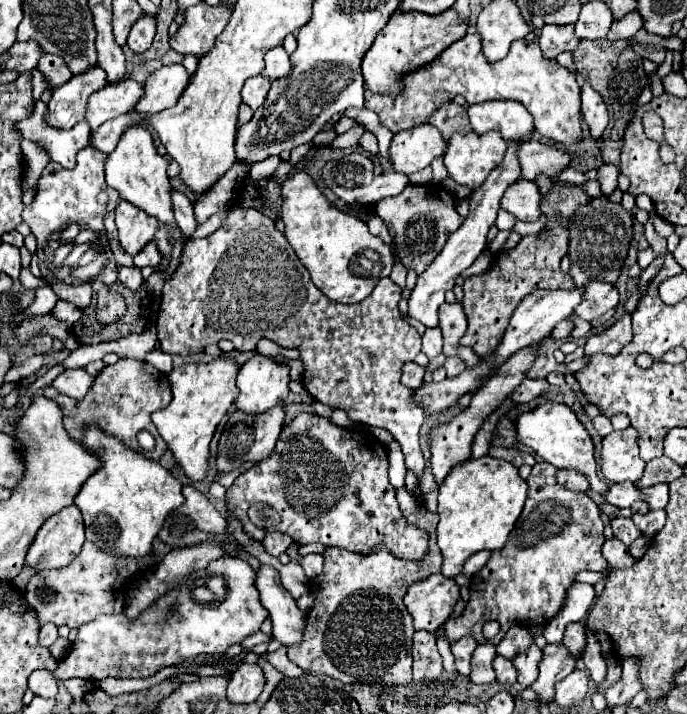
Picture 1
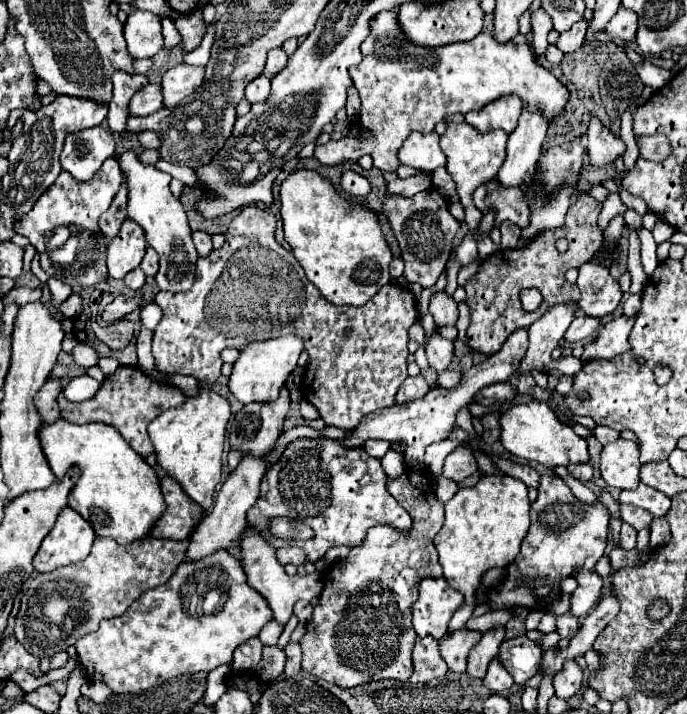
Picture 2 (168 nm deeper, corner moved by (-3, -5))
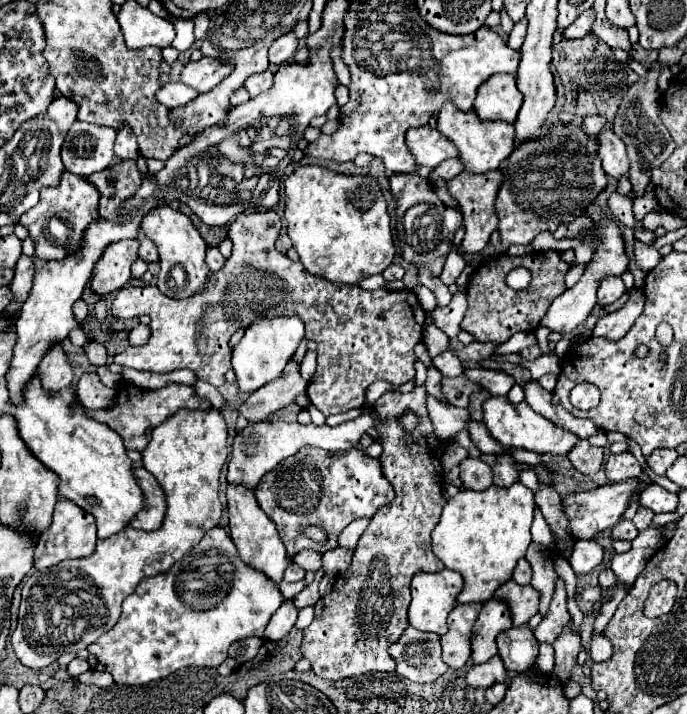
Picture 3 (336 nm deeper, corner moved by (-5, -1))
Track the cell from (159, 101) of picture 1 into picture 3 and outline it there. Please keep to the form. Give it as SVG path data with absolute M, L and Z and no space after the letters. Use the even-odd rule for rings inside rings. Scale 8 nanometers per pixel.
M202 57L200 61L190 61L184 65L180 81L192 89L196 89L198 93L206 93L210 89L214 89L228 73L230 73L230 65L228 63L220 63L216 59L210 57Z

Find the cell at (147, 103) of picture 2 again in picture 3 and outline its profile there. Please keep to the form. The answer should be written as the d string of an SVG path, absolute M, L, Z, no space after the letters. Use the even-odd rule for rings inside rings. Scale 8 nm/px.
M164 83L156 91L156 101L166 105L166 107L180 107L188 101L192 101L198 93L194 89L188 89L184 83Z

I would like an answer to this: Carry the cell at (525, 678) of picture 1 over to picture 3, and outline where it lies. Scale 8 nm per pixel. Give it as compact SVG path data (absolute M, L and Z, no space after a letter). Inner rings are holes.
M528 625L502 631L498 637L498 653L510 673L524 673L534 667L538 657L538 641Z

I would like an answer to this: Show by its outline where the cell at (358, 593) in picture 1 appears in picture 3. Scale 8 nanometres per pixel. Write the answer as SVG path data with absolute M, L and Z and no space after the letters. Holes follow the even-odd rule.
M416 385L410 393L386 391L372 405L382 415L382 427L378 433L382 437L384 453L380 463L396 497L370 519L370 525L354 549L350 567L334 581L332 591L318 599L314 605L314 621L304 629L300 651L310 661L312 671L322 679L340 681L372 671L396 671L396 661L388 649L408 627L410 579L416 573L434 573L444 569L444 563L432 555L430 539L446 503L442 495L440 465L444 443L438 441L432 431L426 397L426 387ZM404 409L416 409L416 413L424 417L416 437L404 437L404 431L396 425L396 417L404 413Z

